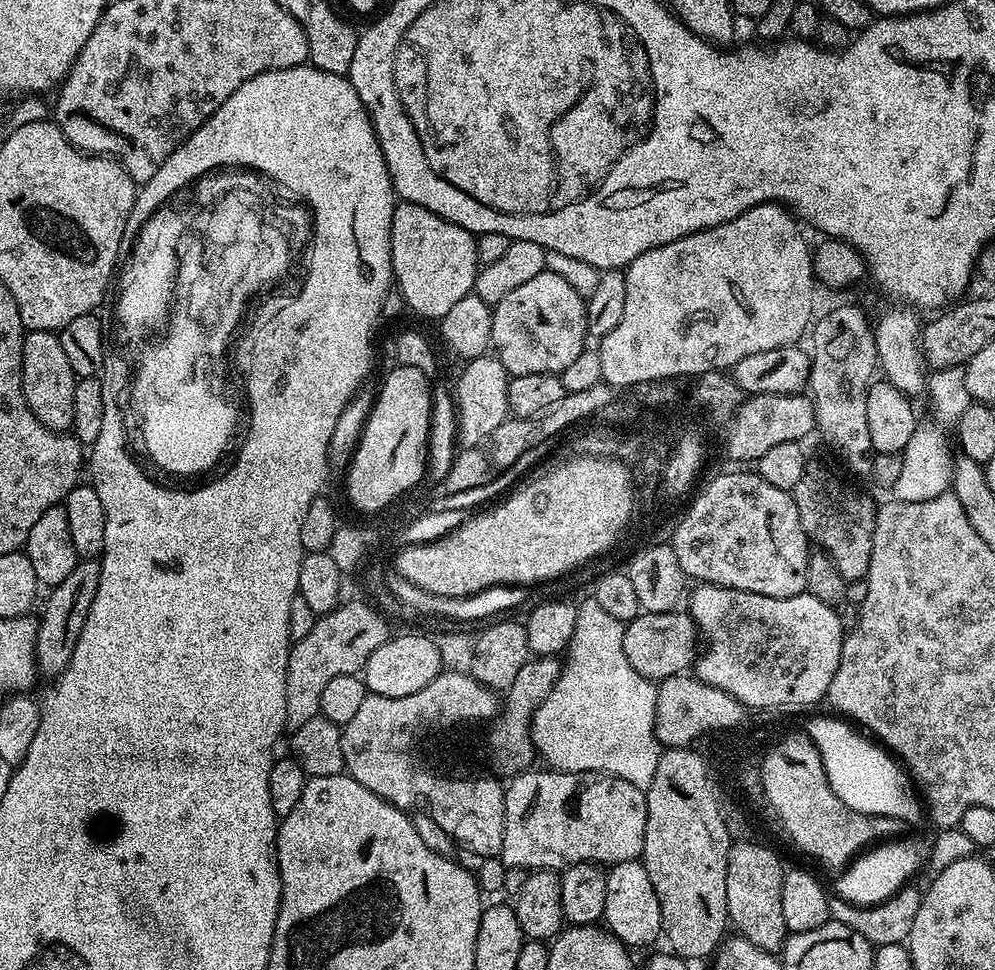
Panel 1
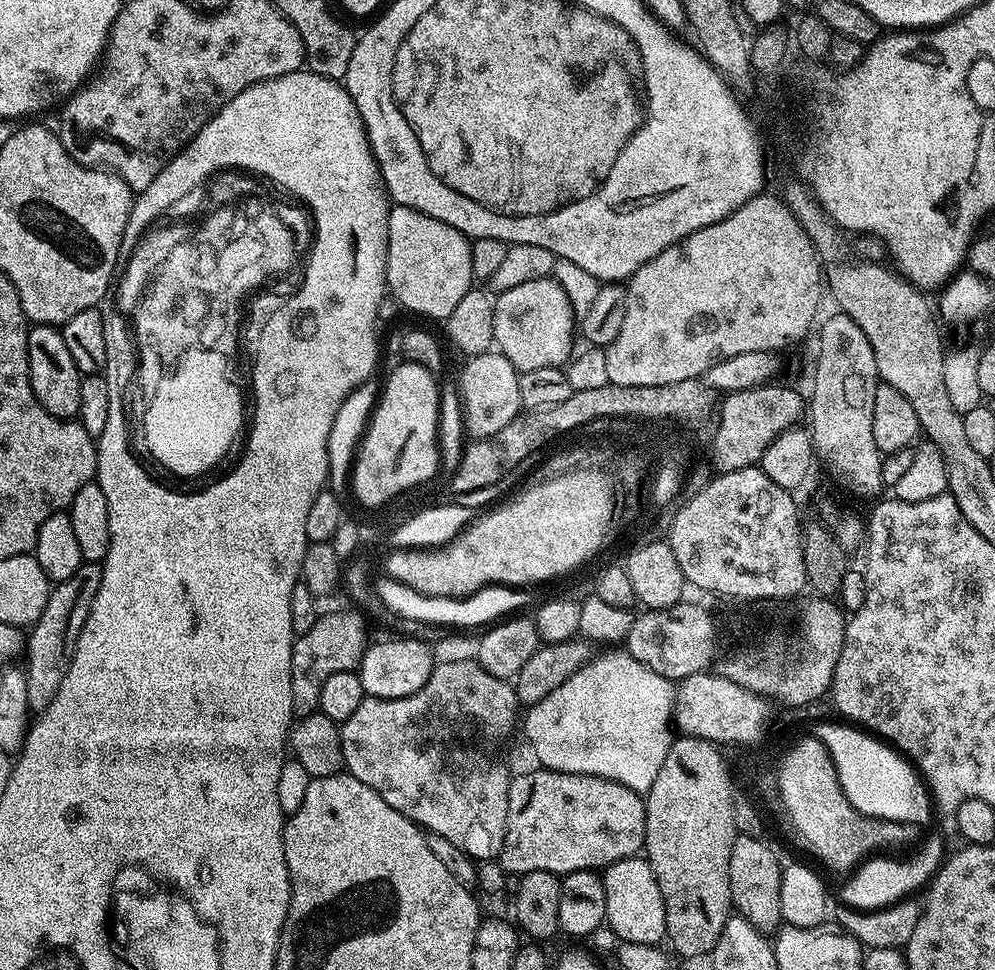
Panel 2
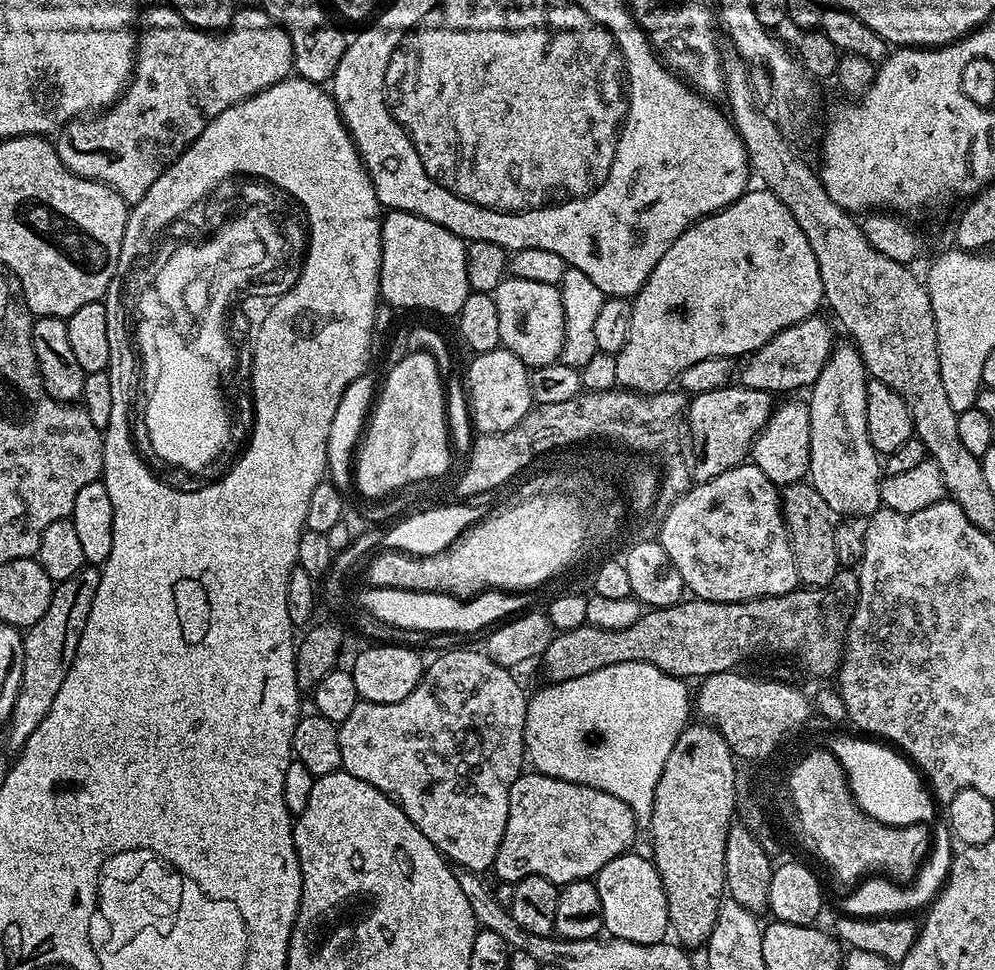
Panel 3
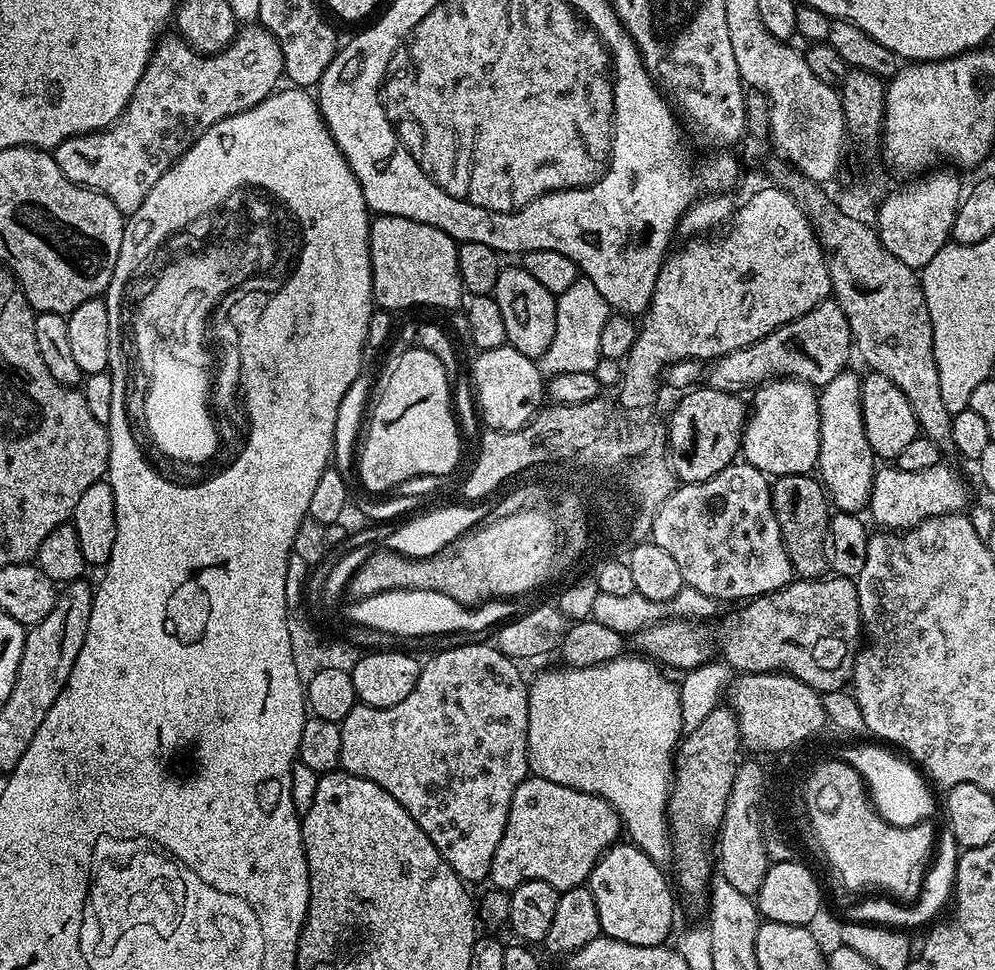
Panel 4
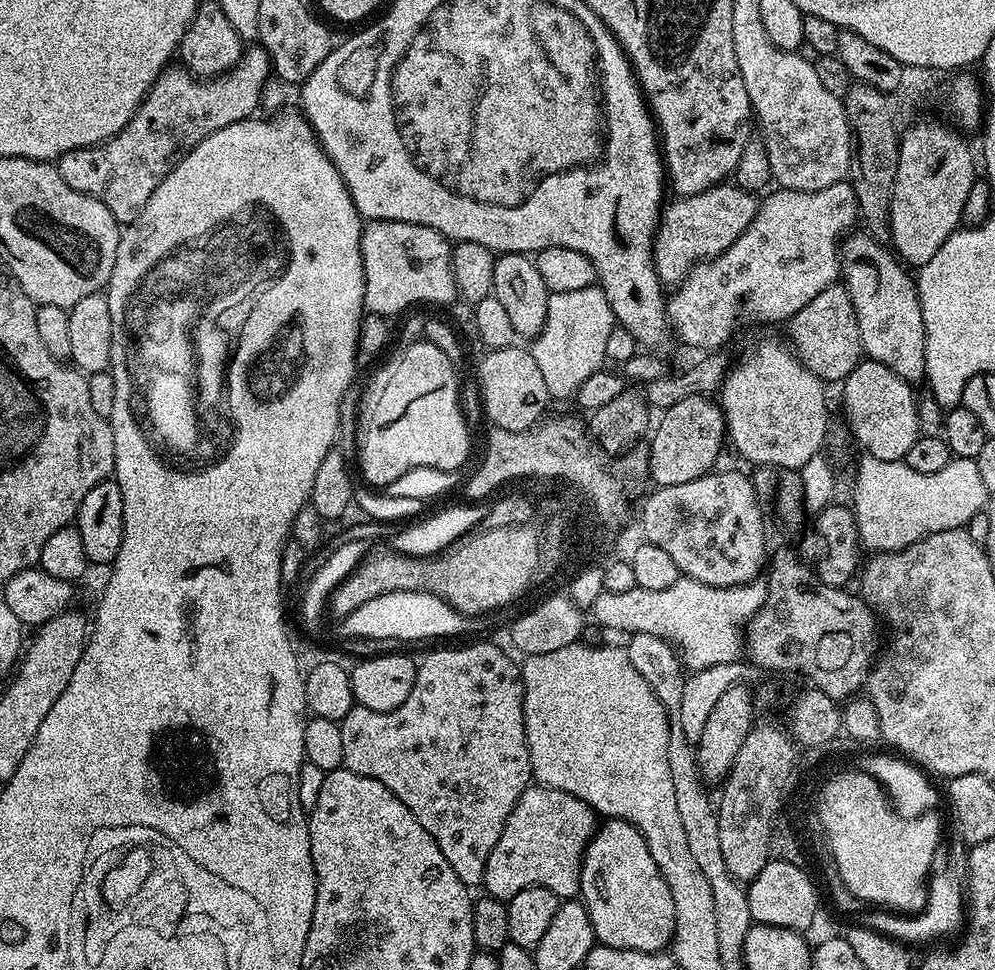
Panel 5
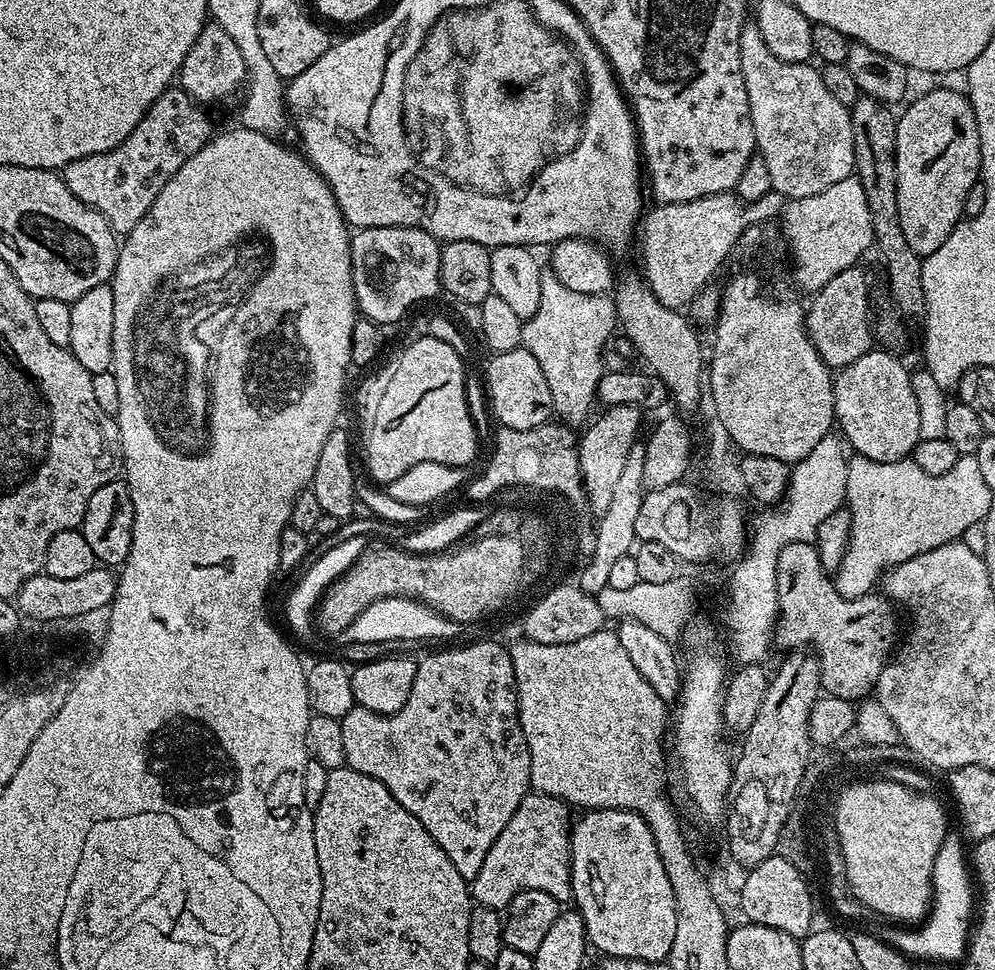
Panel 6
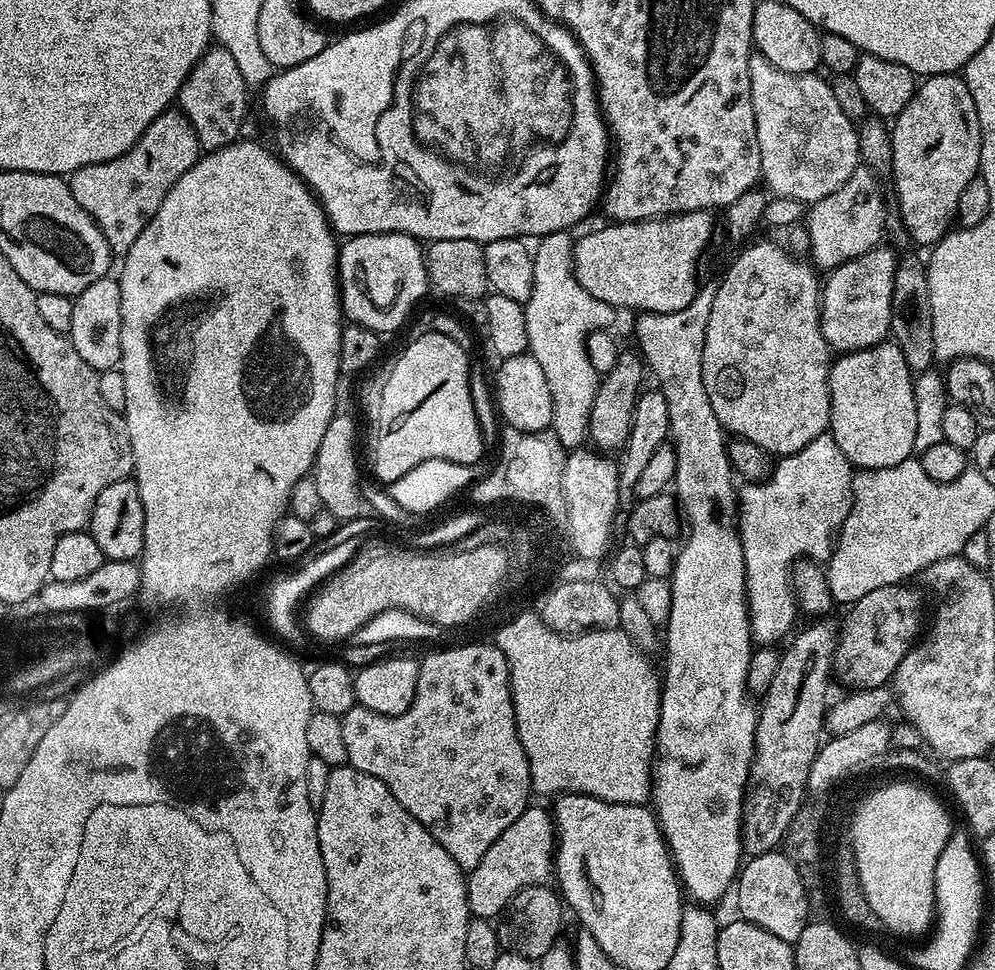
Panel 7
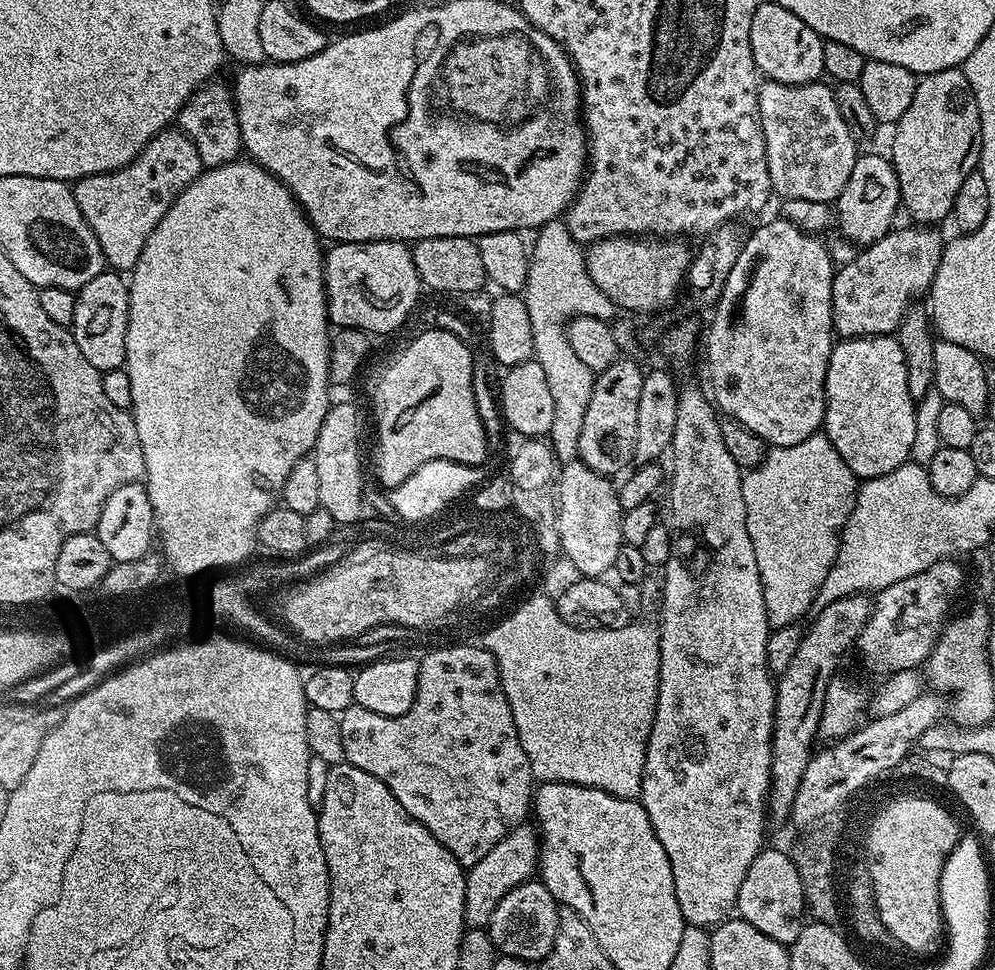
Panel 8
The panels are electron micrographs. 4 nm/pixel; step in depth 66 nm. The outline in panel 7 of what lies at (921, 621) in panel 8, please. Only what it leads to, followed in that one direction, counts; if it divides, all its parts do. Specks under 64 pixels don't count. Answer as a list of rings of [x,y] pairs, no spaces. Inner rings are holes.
[[[907,583],[881,586],[847,609],[848,617],[844,625],[838,628],[832,666],[835,679],[849,684],[849,689],[885,687],[895,676],[902,658],[906,658],[921,635],[924,600],[920,597],[919,587],[908,587],[912,586]]]

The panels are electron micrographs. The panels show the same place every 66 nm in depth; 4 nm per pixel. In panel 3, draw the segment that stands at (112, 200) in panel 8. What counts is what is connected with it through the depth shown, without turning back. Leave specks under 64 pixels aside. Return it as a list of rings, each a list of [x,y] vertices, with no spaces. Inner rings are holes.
[[[164,4],[145,12],[143,9],[139,17],[136,62],[132,65],[132,79],[120,93],[120,99],[99,114],[68,121],[54,136],[58,158],[62,158],[71,172],[110,186],[129,206],[142,199],[146,190],[158,182],[160,175],[192,145],[206,126],[210,126],[214,118],[218,118],[218,114],[222,114],[222,110],[289,79],[294,72],[288,31],[274,23],[263,7],[237,7],[230,26],[215,33],[190,26],[175,8]]]

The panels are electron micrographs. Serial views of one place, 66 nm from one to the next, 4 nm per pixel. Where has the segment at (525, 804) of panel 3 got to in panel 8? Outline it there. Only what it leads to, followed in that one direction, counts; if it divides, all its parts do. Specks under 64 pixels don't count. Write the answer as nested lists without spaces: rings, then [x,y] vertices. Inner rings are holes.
[[[528,822],[511,828],[506,838],[502,838],[502,842],[498,842],[498,846],[494,846],[494,850],[490,850],[486,858],[482,858],[482,862],[467,869],[465,925],[469,929],[483,929],[487,925],[490,914],[494,914],[494,906],[498,906],[500,899],[510,894],[510,890],[514,890],[514,886],[518,886],[523,880],[531,880],[537,875],[539,859],[540,841],[537,829]]]

